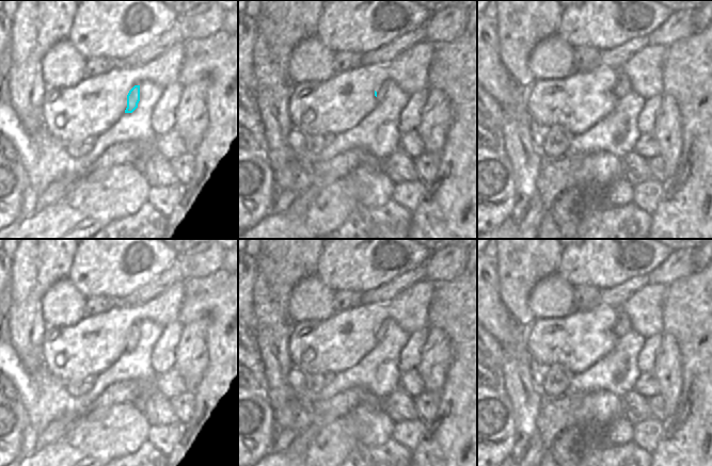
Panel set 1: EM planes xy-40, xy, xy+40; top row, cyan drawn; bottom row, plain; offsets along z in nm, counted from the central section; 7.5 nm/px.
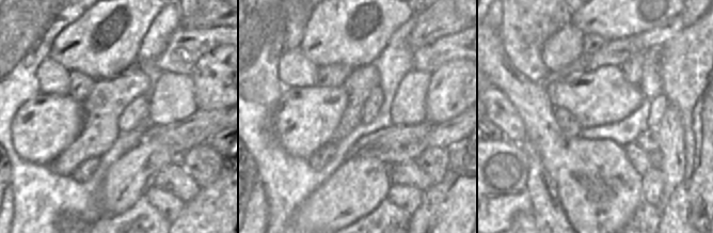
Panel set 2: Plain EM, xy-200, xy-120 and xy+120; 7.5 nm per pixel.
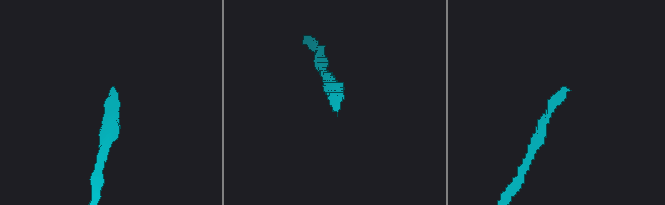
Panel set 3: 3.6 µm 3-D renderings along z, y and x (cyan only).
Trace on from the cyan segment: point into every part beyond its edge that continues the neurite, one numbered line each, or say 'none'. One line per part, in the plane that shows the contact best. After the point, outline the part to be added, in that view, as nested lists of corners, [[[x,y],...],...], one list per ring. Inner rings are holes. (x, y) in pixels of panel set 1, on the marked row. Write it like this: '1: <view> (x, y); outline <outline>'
1: xy (381, 90); outline [[[384,81],[383,83],[381,83],[378,87],[376,87],[376,92],[377,92],[377,102],[380,102],[385,93],[387,91],[387,81]]]

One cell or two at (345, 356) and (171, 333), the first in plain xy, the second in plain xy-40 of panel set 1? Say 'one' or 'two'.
two

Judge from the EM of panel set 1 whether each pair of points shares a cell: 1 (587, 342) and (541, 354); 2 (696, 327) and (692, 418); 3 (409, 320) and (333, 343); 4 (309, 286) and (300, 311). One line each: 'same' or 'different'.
1: same
2: same
3: same
4: same

